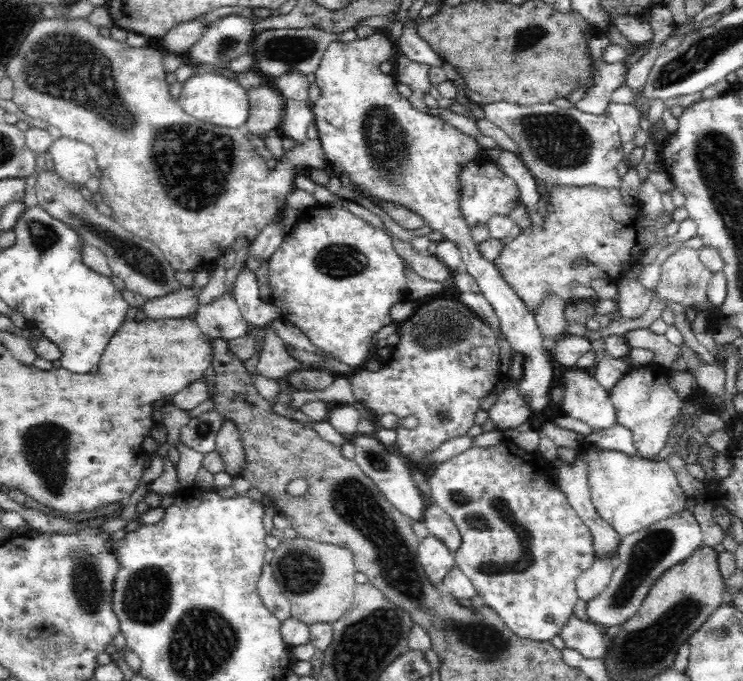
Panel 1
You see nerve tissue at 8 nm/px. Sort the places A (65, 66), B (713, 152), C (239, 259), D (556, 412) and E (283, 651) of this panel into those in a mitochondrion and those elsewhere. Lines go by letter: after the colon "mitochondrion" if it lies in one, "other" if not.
A: mitochondrion
B: mitochondrion
C: other
D: other
E: other

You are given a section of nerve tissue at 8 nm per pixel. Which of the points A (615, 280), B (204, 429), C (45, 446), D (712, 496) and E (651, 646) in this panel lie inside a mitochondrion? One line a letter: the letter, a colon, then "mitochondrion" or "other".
A: other
B: mitochondrion
C: mitochondrion
D: other
E: mitochondrion

